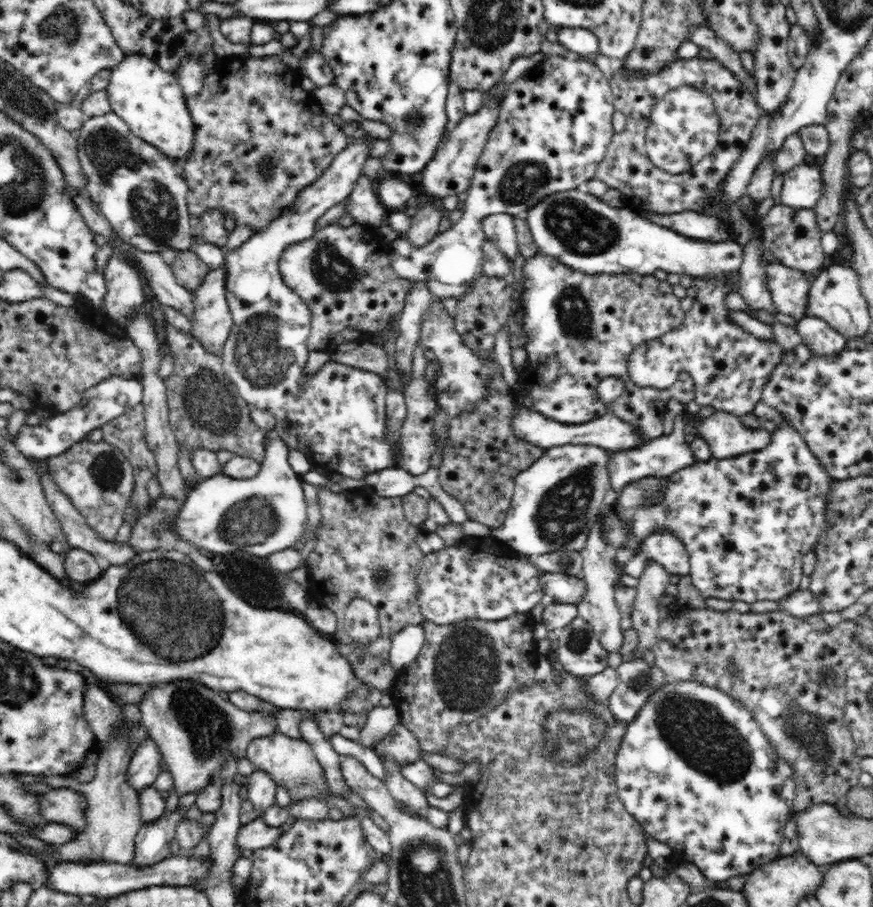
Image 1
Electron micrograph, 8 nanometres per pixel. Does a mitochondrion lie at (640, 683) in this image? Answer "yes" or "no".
yes

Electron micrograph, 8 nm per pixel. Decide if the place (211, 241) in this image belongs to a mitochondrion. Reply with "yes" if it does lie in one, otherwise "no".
no

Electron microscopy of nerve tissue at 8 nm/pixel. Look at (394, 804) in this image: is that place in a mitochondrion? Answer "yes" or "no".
no

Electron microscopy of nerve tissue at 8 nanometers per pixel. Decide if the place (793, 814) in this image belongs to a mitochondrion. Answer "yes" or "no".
no

